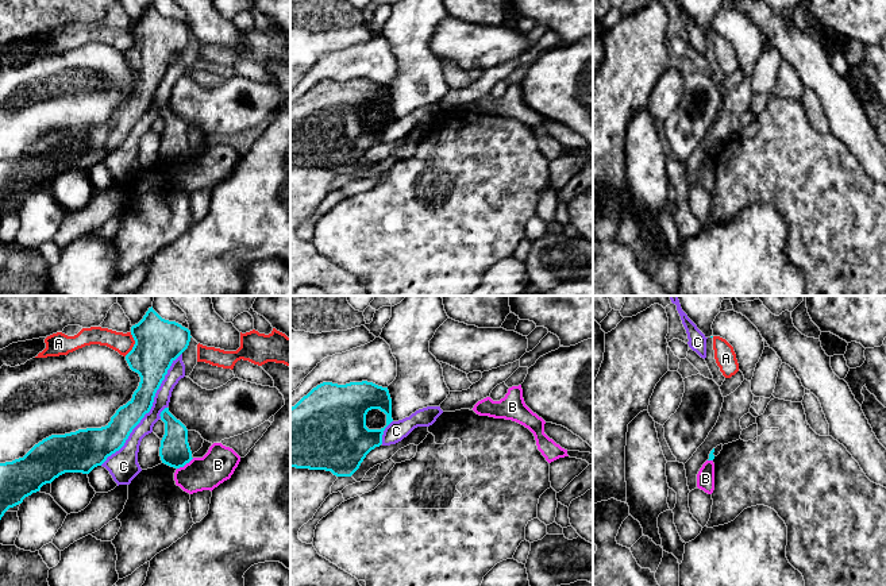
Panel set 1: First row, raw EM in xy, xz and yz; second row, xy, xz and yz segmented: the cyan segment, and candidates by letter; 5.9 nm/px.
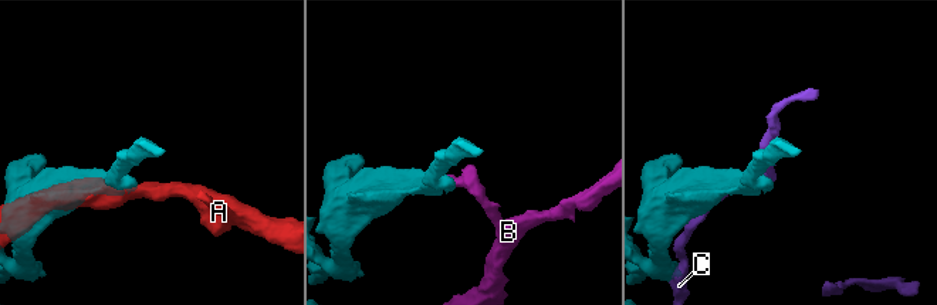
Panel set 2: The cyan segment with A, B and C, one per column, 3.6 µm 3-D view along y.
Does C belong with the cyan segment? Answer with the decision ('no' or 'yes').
no

